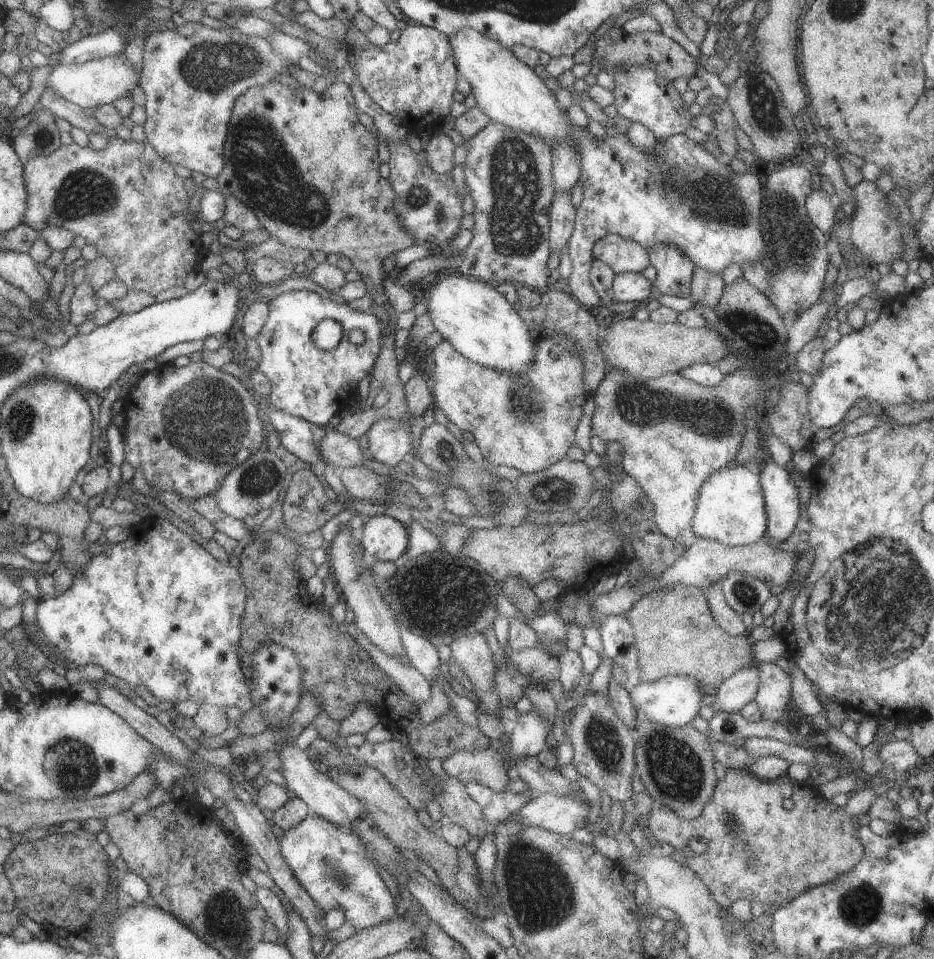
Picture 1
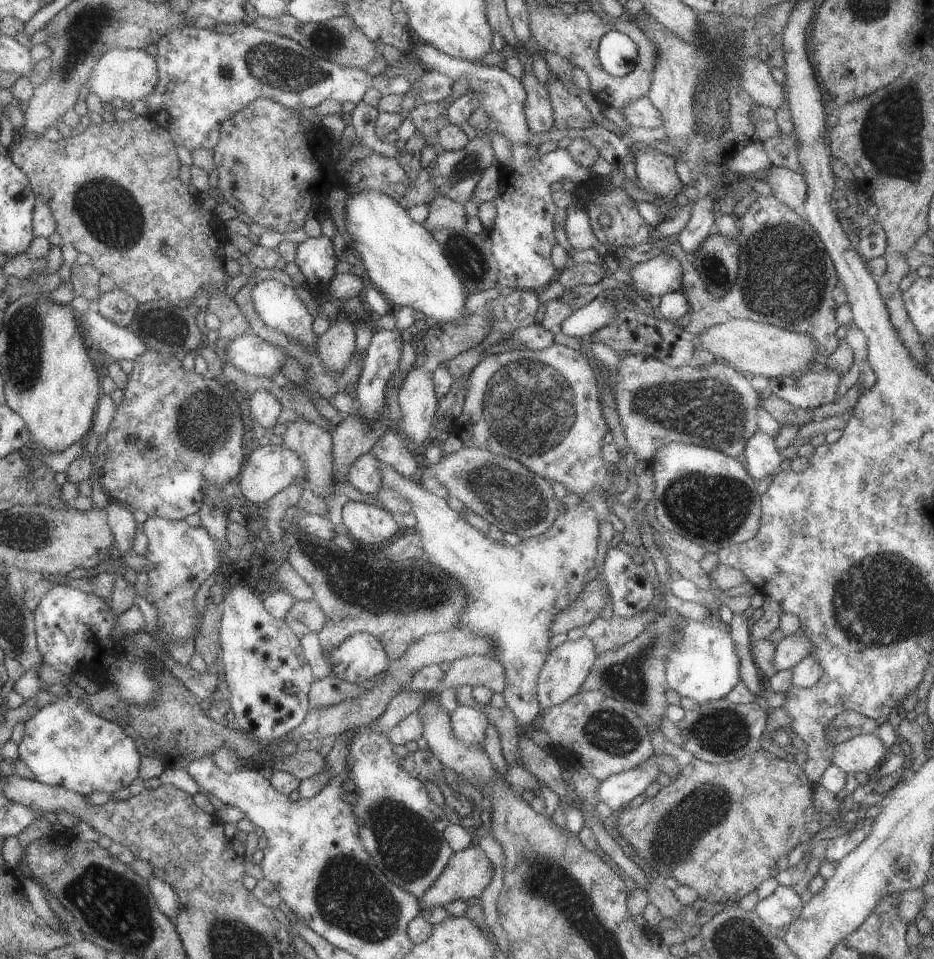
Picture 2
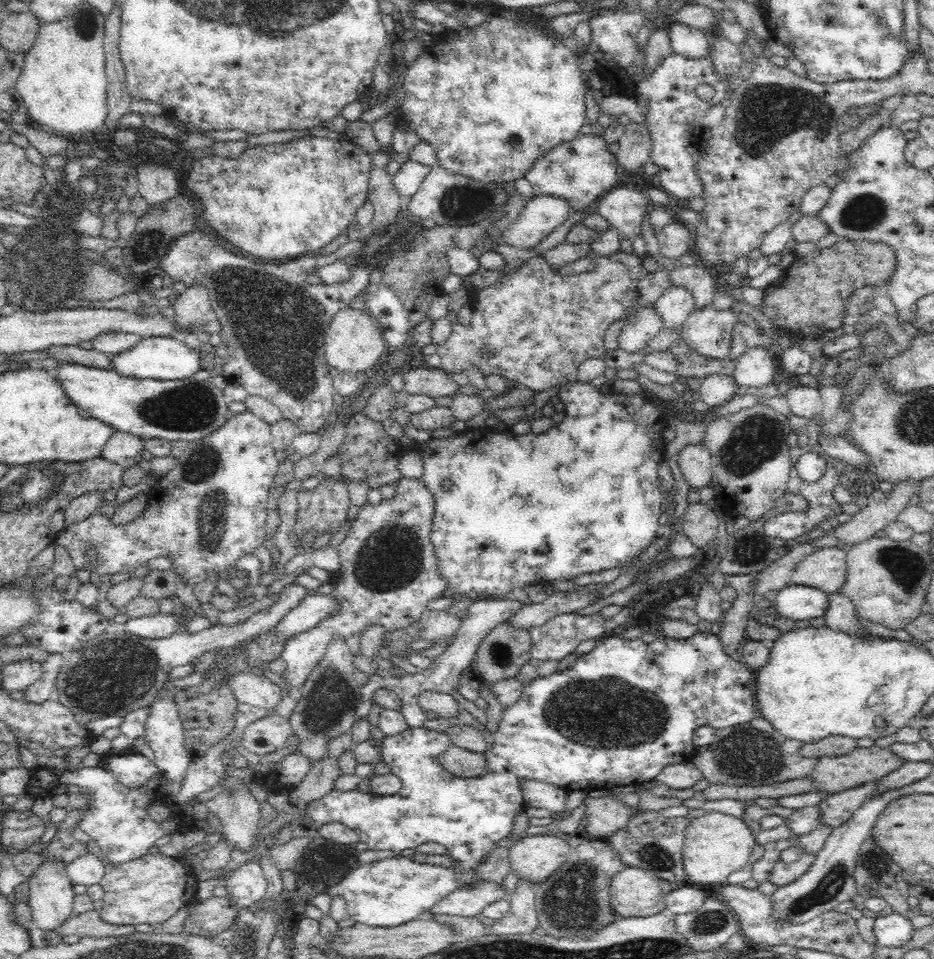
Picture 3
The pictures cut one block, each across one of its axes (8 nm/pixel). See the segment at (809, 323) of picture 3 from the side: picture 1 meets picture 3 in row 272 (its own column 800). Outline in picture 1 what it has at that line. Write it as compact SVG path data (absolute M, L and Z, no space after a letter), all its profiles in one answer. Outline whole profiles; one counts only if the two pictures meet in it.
M726 768L725 778L715 784L711 799L695 819L677 818L663 804L651 810L647 818L653 838L683 852L685 865L705 884L713 902L723 909L737 899L759 903L765 908L782 901L788 903L805 890L849 872L863 857L856 818L824 799L817 787L800 783L799 776L779 776L765 782L748 770Z

